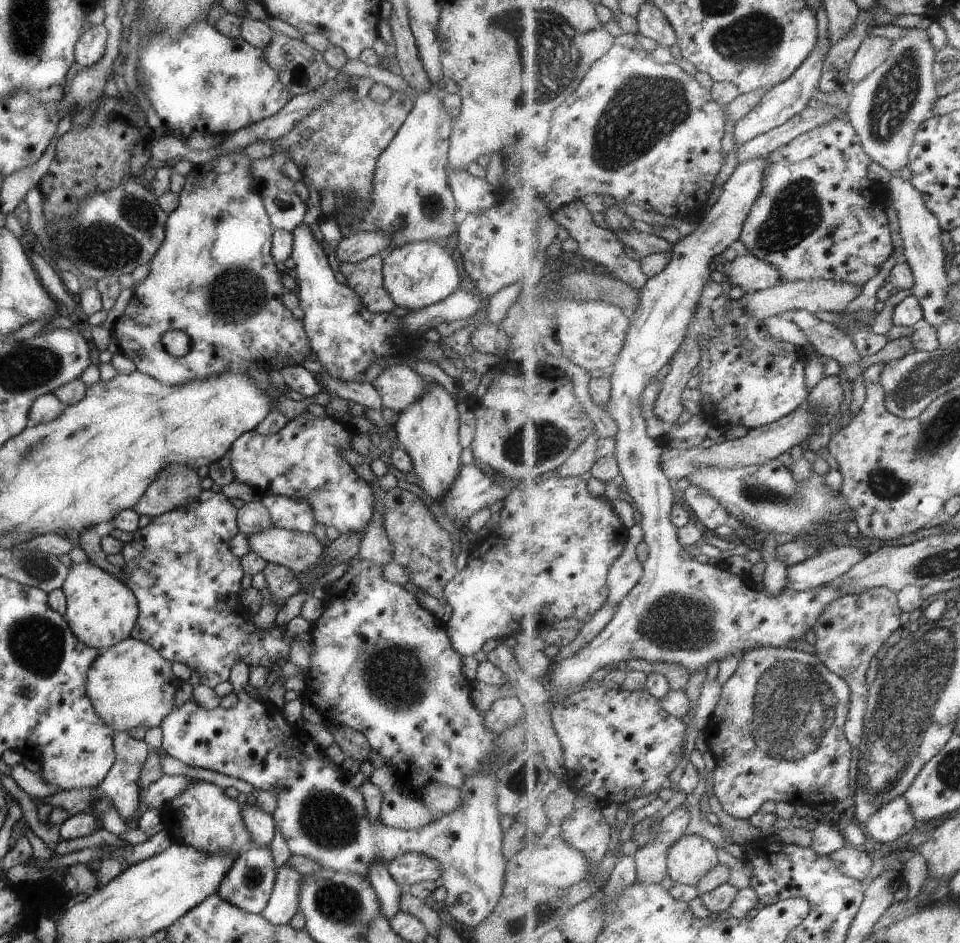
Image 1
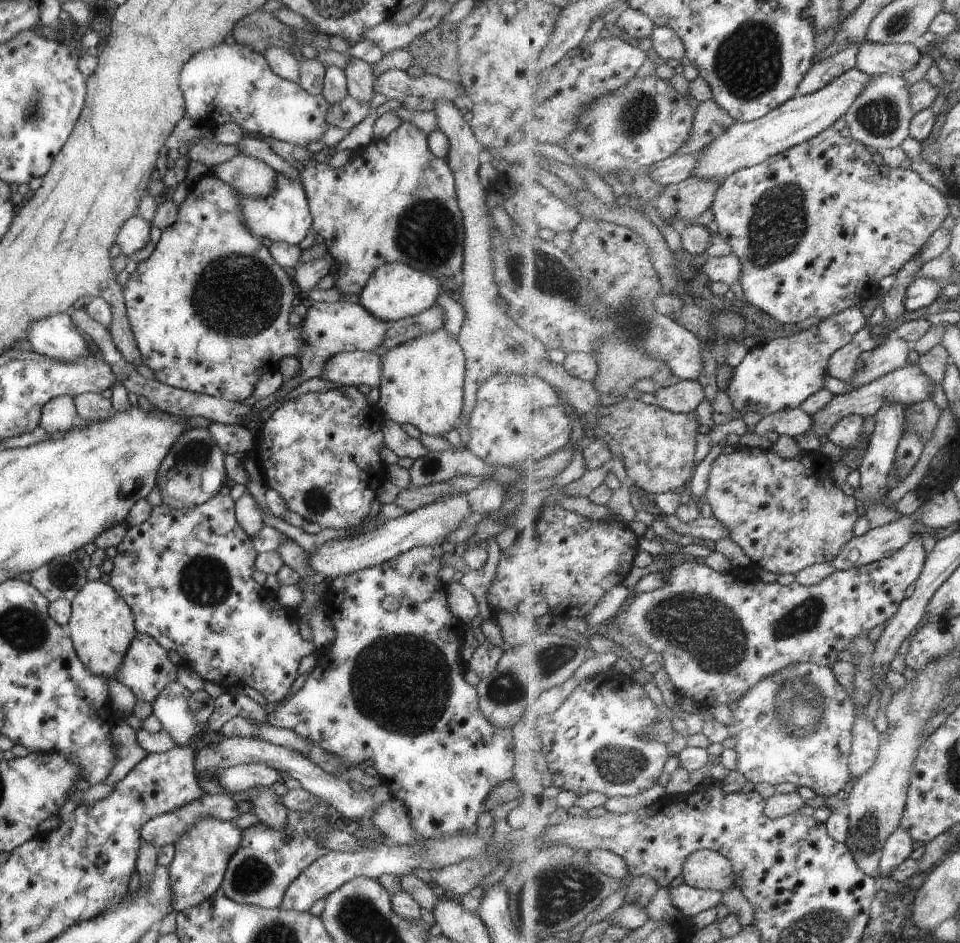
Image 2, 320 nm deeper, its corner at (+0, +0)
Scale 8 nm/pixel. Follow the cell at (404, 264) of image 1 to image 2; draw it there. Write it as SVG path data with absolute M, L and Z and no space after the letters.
M401 263L378 266L366 280L358 295L358 303L375 318L390 322L419 314L431 307L439 294L439 282L434 276Z

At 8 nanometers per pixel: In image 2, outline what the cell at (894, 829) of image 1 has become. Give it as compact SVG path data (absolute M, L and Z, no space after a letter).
M899 827L893 835L887 839L886 847L883 849L883 856L880 863L881 879L892 876L894 870L899 868L906 860L912 858L913 838L905 830Z

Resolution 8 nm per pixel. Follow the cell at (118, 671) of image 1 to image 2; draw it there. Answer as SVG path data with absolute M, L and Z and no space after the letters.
M136 632L125 651L122 663L117 669L114 678L121 682L123 686L127 686L134 694L136 700L151 703L162 688L175 681L177 667L167 658L167 651L161 648L151 636Z

